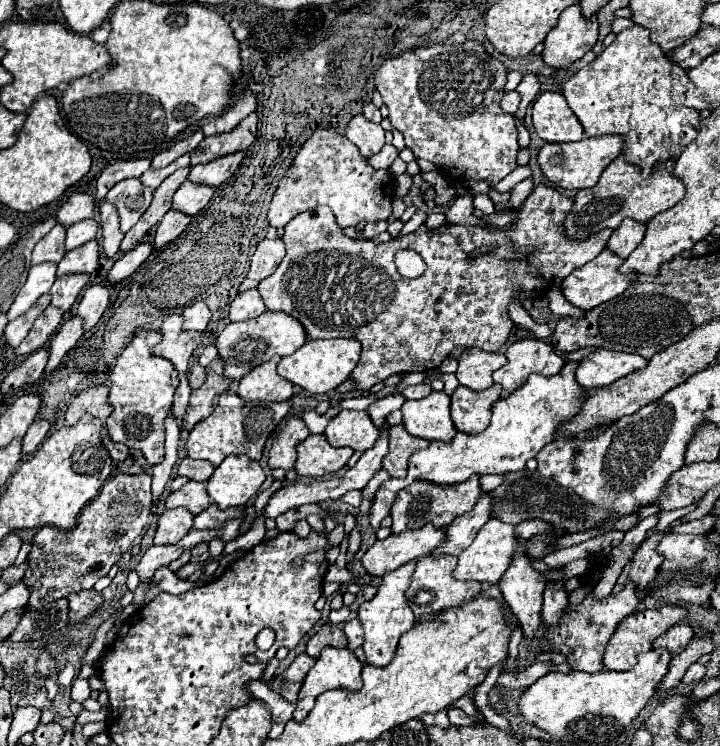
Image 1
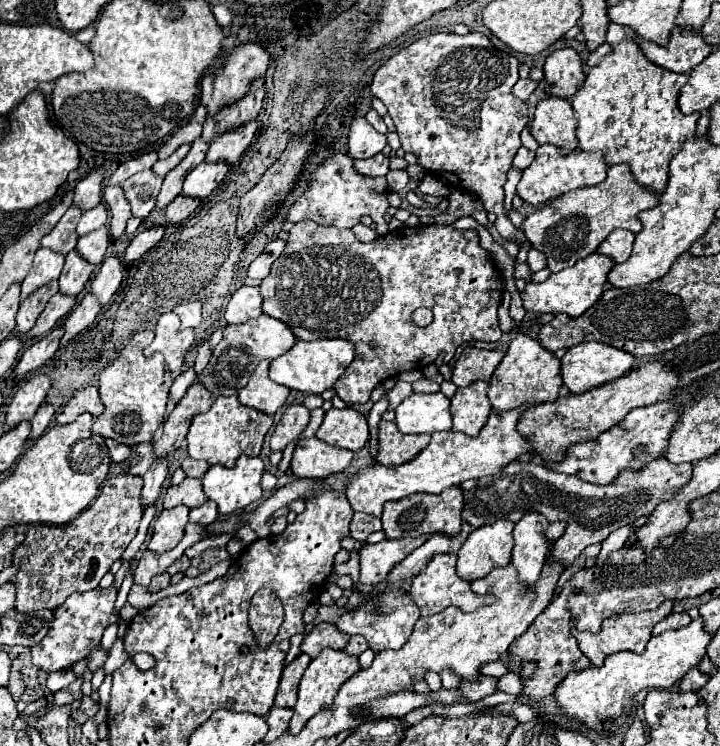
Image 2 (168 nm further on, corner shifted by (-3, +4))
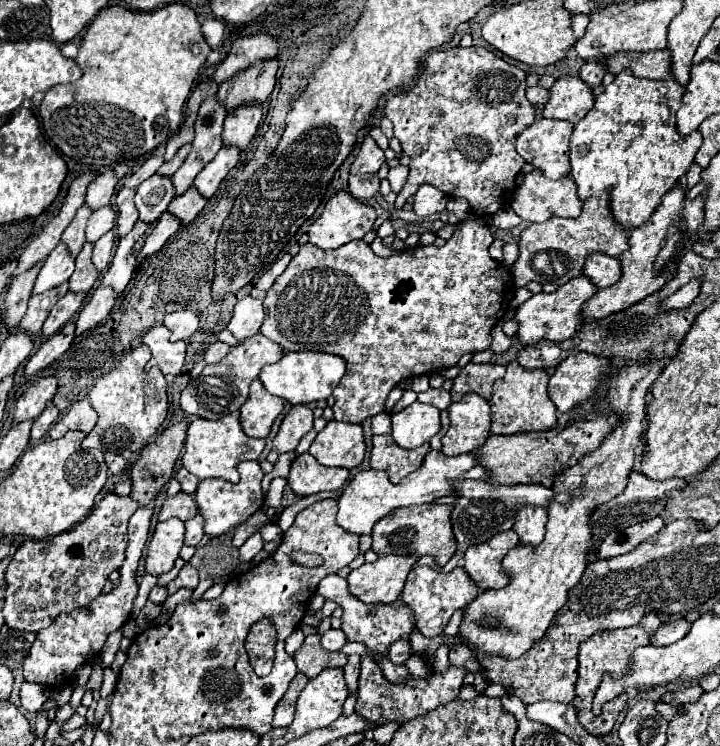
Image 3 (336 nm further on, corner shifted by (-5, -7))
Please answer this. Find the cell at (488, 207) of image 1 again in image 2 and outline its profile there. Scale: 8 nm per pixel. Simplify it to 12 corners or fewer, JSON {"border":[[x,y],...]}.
{"border":[[430,34],[372,78],[402,148],[494,228],[528,106],[484,34]]}

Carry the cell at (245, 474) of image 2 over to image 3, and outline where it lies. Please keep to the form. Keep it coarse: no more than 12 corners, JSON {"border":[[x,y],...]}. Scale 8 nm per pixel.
{"border":[[258,461],[240,483],[200,481],[194,499],[204,533],[220,537],[262,509]]}

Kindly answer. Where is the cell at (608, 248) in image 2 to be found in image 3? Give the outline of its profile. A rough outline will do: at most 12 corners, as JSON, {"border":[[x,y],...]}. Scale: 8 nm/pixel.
{"border":[[604,253],[588,255],[582,275],[598,289],[614,285],[620,261]]}

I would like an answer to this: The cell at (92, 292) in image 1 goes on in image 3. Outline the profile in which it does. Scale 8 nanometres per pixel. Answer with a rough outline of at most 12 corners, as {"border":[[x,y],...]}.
{"border":[[136,221],[134,229],[120,237],[114,259],[102,277],[122,293],[132,277],[136,259],[134,243],[146,233]]}

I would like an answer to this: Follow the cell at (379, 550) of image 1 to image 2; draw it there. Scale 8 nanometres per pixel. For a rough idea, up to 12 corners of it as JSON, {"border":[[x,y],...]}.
{"border":[[428,536],[360,548],[360,582],[376,586]]}

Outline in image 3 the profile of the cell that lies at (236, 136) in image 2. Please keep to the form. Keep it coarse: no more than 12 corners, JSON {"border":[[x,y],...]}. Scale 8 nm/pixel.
{"border":[[260,103],[236,107],[226,117],[224,145],[244,149],[260,119]]}

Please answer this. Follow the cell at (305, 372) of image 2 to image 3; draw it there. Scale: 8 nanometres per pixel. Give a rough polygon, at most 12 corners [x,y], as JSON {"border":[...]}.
{"border":[[284,353],[260,369],[272,395],[310,405],[328,399],[344,359]]}

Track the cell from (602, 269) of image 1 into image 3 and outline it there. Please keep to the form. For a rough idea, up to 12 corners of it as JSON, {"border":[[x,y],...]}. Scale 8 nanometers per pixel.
{"border":[[584,275],[514,311],[522,345],[570,339],[596,293]]}

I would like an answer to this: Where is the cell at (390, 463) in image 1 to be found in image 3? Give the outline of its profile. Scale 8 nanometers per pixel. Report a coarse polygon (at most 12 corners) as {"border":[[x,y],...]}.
{"border":[[390,435],[372,437],[370,467],[398,483],[416,471],[430,445],[402,449]]}

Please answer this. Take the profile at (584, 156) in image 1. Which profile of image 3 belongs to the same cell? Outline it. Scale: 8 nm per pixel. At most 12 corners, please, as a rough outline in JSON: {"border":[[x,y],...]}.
{"border":[[538,169],[516,187],[510,207],[528,223],[578,217],[570,177]]}

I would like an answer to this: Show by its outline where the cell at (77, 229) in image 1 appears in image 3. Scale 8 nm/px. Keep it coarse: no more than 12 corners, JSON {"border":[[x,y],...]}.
{"border":[[112,207],[96,209],[86,227],[86,241],[96,243],[114,227]]}

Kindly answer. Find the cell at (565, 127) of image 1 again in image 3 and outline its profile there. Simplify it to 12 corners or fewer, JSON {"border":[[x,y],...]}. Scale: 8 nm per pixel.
{"border":[[532,123],[516,151],[548,179],[570,175],[574,125]]}

